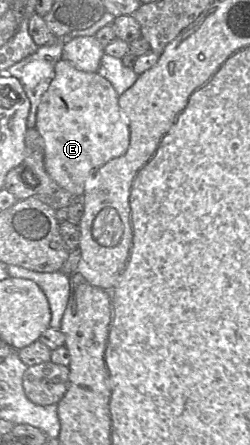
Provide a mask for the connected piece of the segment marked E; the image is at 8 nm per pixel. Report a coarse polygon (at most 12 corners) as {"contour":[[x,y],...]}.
{"contour":[[59,60],[37,108],[48,175],[74,198],[126,153],[98,72]]}

